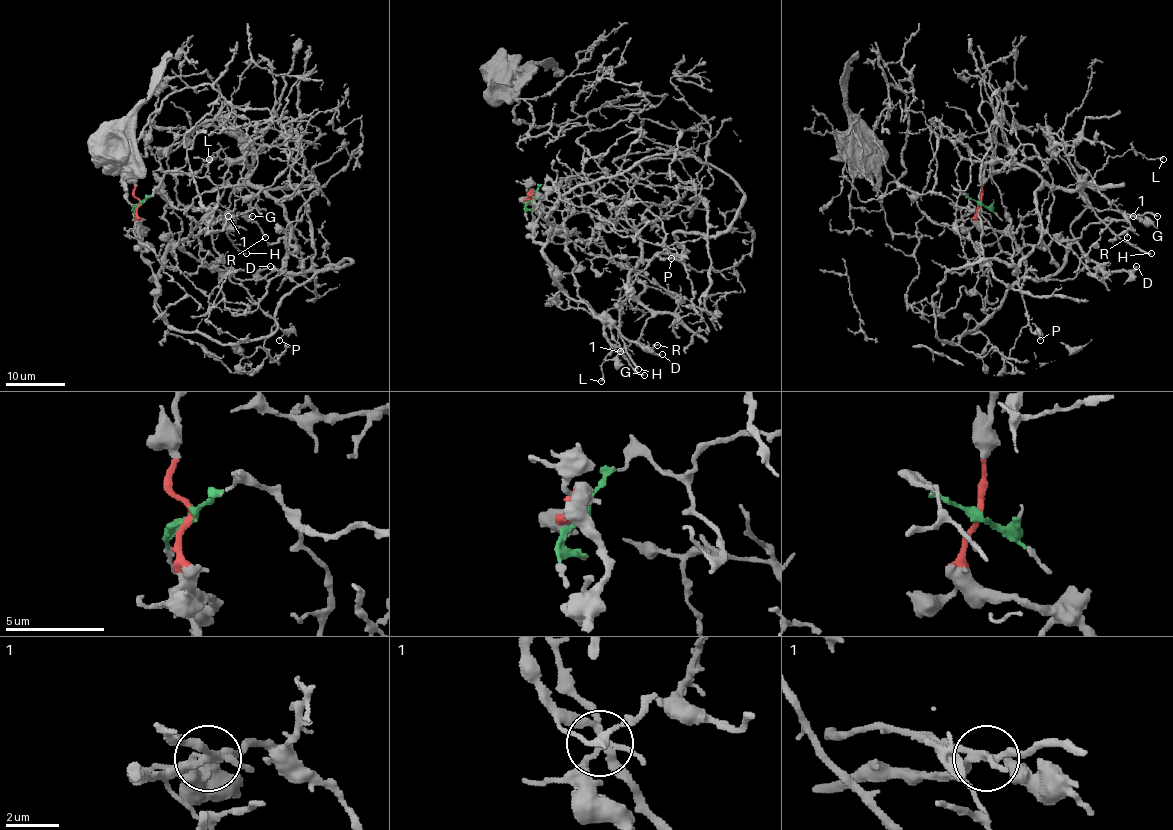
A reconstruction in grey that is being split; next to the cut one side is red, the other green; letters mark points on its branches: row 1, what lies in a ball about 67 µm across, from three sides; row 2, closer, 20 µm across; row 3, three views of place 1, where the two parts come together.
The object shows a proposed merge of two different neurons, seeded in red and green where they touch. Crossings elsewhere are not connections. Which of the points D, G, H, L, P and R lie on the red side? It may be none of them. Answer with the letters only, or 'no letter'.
D, H, L, P, R

